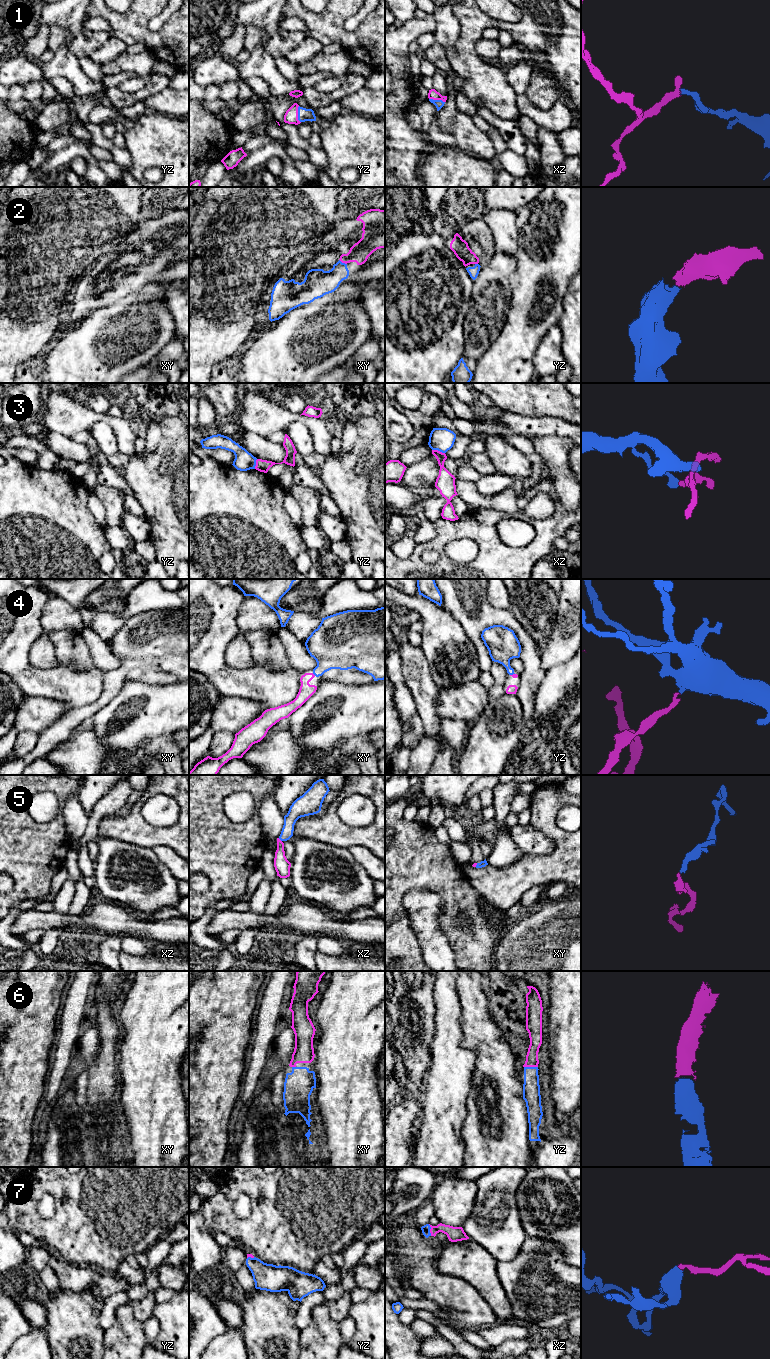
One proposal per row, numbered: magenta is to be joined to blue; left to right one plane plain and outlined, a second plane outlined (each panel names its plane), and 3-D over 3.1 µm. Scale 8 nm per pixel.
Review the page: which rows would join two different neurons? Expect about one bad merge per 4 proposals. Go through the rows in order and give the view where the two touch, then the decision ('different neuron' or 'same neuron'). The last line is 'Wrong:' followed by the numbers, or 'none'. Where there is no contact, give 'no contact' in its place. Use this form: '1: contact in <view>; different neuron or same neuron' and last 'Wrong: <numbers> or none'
1: contact in yz; same neuron
2: contact in xy; same neuron
3: contact in xz; different neuron
4: contact in xy; same neuron
5: contact in xz; same neuron
6: contact in yz; same neuron
7: contact in xz; same neuron
Wrong: 3

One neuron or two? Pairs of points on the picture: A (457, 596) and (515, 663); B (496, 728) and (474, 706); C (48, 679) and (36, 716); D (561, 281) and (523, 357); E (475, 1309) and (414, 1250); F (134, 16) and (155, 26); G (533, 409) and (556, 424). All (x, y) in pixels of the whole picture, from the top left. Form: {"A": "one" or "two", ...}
{"A": "two", "B": "two", "C": "two", "D": "one", "E": "one", "F": "two", "G": "two"}

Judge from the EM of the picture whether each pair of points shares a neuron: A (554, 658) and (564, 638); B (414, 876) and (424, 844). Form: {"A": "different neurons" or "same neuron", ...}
{"A": "same neuron", "B": "same neuron"}

